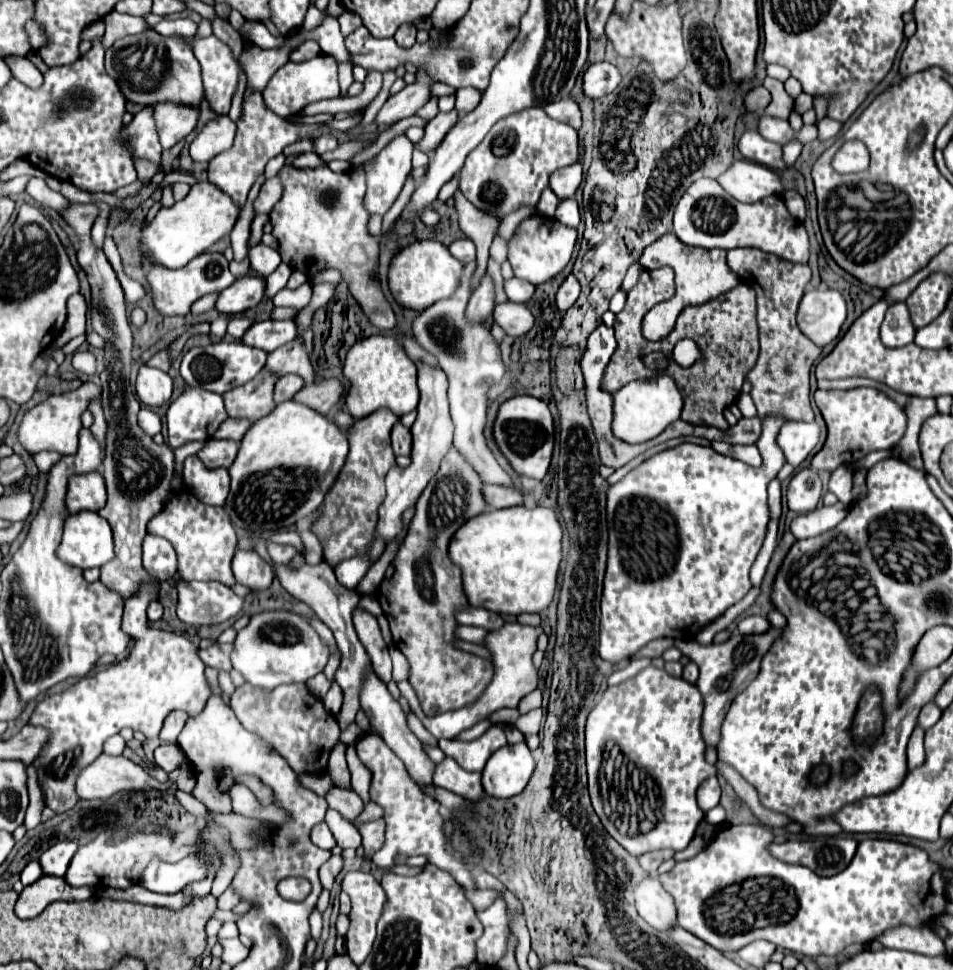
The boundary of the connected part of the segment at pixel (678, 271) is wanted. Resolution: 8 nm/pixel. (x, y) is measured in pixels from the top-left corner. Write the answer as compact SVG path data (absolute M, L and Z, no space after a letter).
M665 234L661 238L657 238L653 244L649 244L643 250L643 256L639 260L643 264L645 270L657 270L661 266L669 266L675 270L675 296L671 300L661 302L661 316L665 318L665 322L653 322L653 310L645 316L643 320L643 336L647 340L659 340L665 338L671 332L671 326L675 324L675 318L683 312L683 308L687 306L695 306L695 304L705 304L713 298L717 298L719 294L731 290L733 286L737 286L741 280L735 272L729 270L727 262L725 262L725 252L723 250L705 250L705 248L689 248L683 242L679 242L679 238L675 238L675 234Z

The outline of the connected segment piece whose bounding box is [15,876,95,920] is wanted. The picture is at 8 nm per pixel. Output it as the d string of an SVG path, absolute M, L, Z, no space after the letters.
M41 876L35 884L25 886L25 890L21 892L15 904L15 914L23 920L29 920L39 916L55 900L87 900L93 894L95 894L95 888L91 886L73 888L73 886L67 886L65 878Z

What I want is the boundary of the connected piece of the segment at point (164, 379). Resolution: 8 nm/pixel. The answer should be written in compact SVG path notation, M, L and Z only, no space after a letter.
M141 366L137 382L135 382L135 390L137 390L137 398L147 404L147 406L163 406L169 402L171 392L173 392L173 380L169 378L169 374L157 370L157 368L149 368L149 366Z

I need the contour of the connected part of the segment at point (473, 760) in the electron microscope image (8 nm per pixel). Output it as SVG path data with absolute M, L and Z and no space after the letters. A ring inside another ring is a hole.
M493 724L481 738L471 740L471 742L439 740L439 748L443 750L445 756L453 758L467 770L477 770L477 772L481 772L485 762L489 760L489 756L505 744L507 744L505 734L503 734L501 726L497 726L497 724Z

